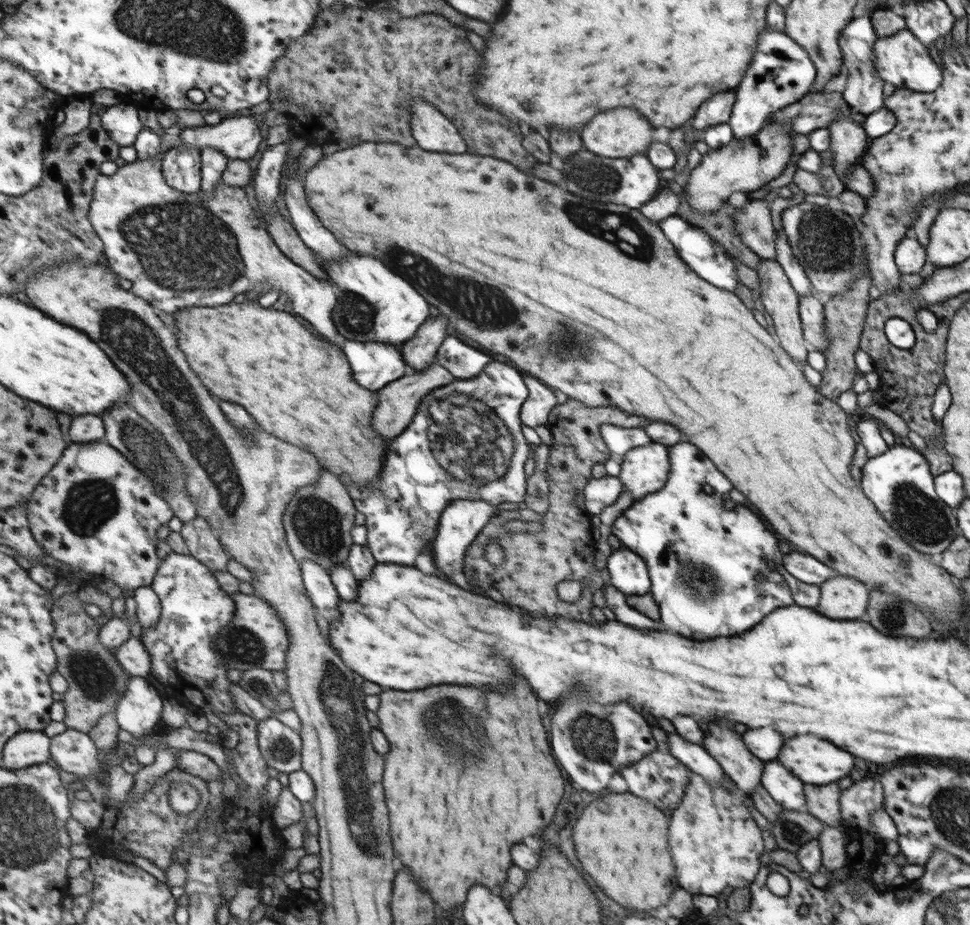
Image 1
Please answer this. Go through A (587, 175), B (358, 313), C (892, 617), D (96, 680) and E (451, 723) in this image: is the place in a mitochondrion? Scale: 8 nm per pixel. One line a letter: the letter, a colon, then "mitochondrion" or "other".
A: mitochondrion
B: mitochondrion
C: mitochondrion
D: mitochondrion
E: mitochondrion

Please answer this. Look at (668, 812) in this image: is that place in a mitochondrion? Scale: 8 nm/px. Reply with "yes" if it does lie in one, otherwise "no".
no

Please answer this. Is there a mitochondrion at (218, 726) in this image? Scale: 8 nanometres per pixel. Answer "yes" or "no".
no

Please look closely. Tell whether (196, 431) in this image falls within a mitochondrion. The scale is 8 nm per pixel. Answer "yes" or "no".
yes

